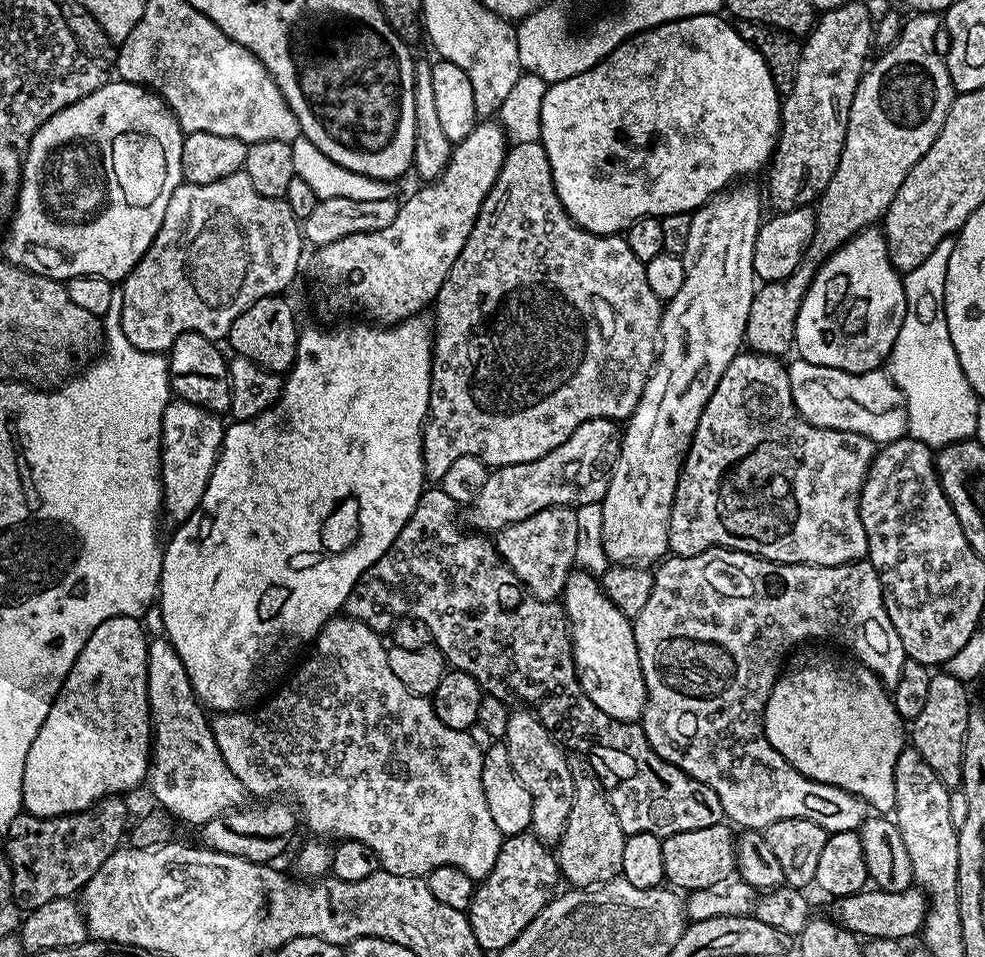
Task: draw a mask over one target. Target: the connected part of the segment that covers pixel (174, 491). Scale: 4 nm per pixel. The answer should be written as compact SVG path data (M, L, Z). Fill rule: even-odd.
M179 398L169 399L164 411L164 435L160 446L160 475L162 477L162 512L175 522L183 522L202 502L202 494L206 494L206 482L210 482L210 474L214 470L216 460L220 456L220 447L224 445L225 421L217 413L207 412L204 408L194 406Z

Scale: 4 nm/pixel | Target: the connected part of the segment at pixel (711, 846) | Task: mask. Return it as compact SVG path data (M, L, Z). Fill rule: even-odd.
M727 823L706 826L702 830L679 832L673 836L663 837L663 842L664 878L673 889L709 888L729 879L736 872L736 836Z

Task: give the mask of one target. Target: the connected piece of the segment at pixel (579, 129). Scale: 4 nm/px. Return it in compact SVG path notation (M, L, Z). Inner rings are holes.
M723 15L687 16L672 20L668 24L645 27L643 32L629 36L608 57L599 60L594 67L574 78L566 78L557 84L549 84L545 90L541 110L540 145L550 158L550 174L554 178L554 190L570 218L580 228L593 232L595 236L610 236L623 233L634 221L643 216L676 216L679 212L691 214L711 200L717 192L725 191L733 182L748 178L751 172L771 161L776 151L776 140L780 137L780 106L782 93L758 50L742 39L739 31L723 20Z

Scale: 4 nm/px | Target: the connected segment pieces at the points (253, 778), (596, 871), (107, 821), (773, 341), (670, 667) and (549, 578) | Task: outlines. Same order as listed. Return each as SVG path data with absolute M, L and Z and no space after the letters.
M340 614L328 620L311 645L312 653L308 657L307 655L303 657L304 665L300 669L299 667L295 669L296 677L294 677L294 672L291 679L263 705L263 708L265 707L264 720L251 716L251 711L241 710L225 712L211 721L212 733L218 742L218 750L222 750L222 758L226 766L230 766L234 774L238 774L238 782L242 782L245 793L252 795L253 792L256 795L253 797L256 798L291 798L295 807L302 813L303 823L304 820L308 823L308 828L312 831L309 833L320 838L336 836L337 841L366 842L366 846L370 846L370 850L374 850L374 854L380 860L380 867L383 871L393 872L399 876L424 878L438 866L450 866L465 872L474 882L482 881L488 877L490 870L494 870L494 862L500 853L502 837L498 826L494 826L494 818L490 818L490 809L486 807L486 794L482 794L484 754L481 745L476 745L471 731L450 730L450 726L443 724L438 714L434 714L429 697L416 696L410 690L406 690L406 686L402 686L398 678L394 678L388 662L388 648L385 641L383 644L380 640L383 640L381 633L375 632L361 620L353 620L347 614Z
M569 755L570 778L574 782L574 798L570 806L570 818L566 818L566 830L562 834L554 855L558 861L558 872L569 880L576 890L587 890L606 884L620 876L622 870L622 850L625 835L618 822L618 814L604 793L602 782L587 758Z
M120 794L103 796L92 807L69 816L17 816L6 833L6 855L14 870L11 903L27 914L46 902L72 898L83 890L98 874L102 862L121 847L120 839L125 839L129 831L128 804L124 800Z
M917 12L909 17L909 20L907 17L903 21L900 34L894 43L887 45L876 61L871 61L870 67L858 82L858 90L850 106L844 149L838 158L834 178L830 178L826 190L820 193L815 205L814 238L805 250L802 262L786 278L761 283L756 289L754 302L750 302L750 318L746 322L744 339L747 347L759 355L780 358L783 357L783 352L793 351L798 310L806 298L813 278L816 277L816 271L847 240L883 221L890 202L894 202L894 194L898 194L898 186L906 182L906 174L914 170L922 154L926 154L926 150L934 146L934 138L938 138L946 122L946 114L954 99L954 89L945 57L936 53L936 35L941 35L942 32L941 17L934 12Z
M708 548L705 552L698 553L697 556L672 556L665 559L660 566L660 569L658 567L655 569L652 577L650 598L646 606L642 606L642 610L634 617L632 625L648 695L648 700L644 703L642 727L650 746L666 762L678 766L686 774L690 774L690 778L698 778L698 782L710 786L710 790L718 794L718 802L722 802L725 817L737 829L763 830L769 828L774 822L782 822L786 818L806 818L825 828L829 834L857 831L869 815L868 805L859 796L850 794L838 786L811 780L809 776L803 776L794 766L790 766L790 762L786 762L786 758L782 758L782 754L778 754L778 750L774 750L764 736L764 707L770 698L772 687L775 686L777 678L789 659L788 651L795 644L802 643L803 640L833 640L834 643L841 644L844 648L852 648L853 654L856 655L853 657L880 677L880 682L885 688L890 690L895 686L898 682L898 674L902 674L902 666L906 657L902 638L898 638L898 630L894 630L894 622L890 622L890 614L886 614L884 588L880 585L880 576L874 570L874 566L871 562L857 562L842 566L775 564L772 560L764 560L760 556L751 556L745 552L736 552L732 548Z
M547 508L522 518L522 522L508 524L501 532L495 533L494 543L504 564L520 579L527 595L535 600L559 601L569 576L576 564L576 547L578 546L578 518L576 508Z

